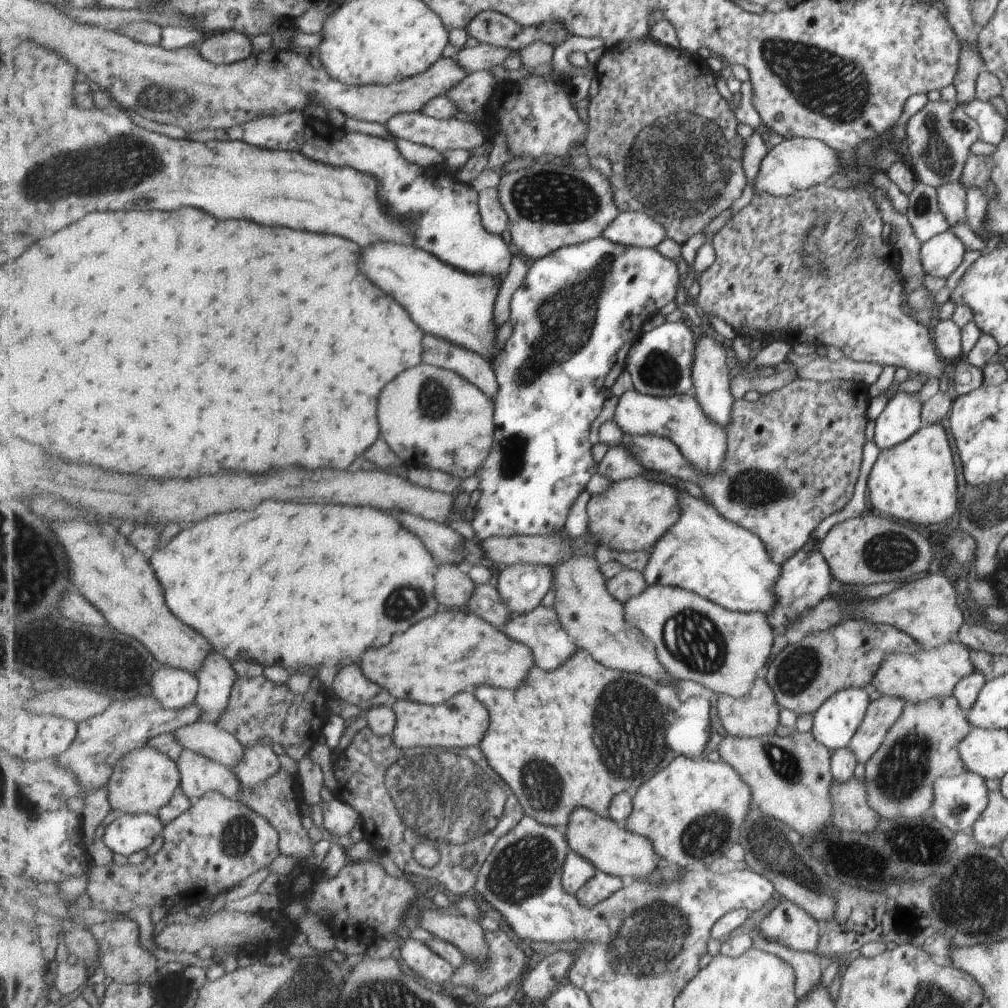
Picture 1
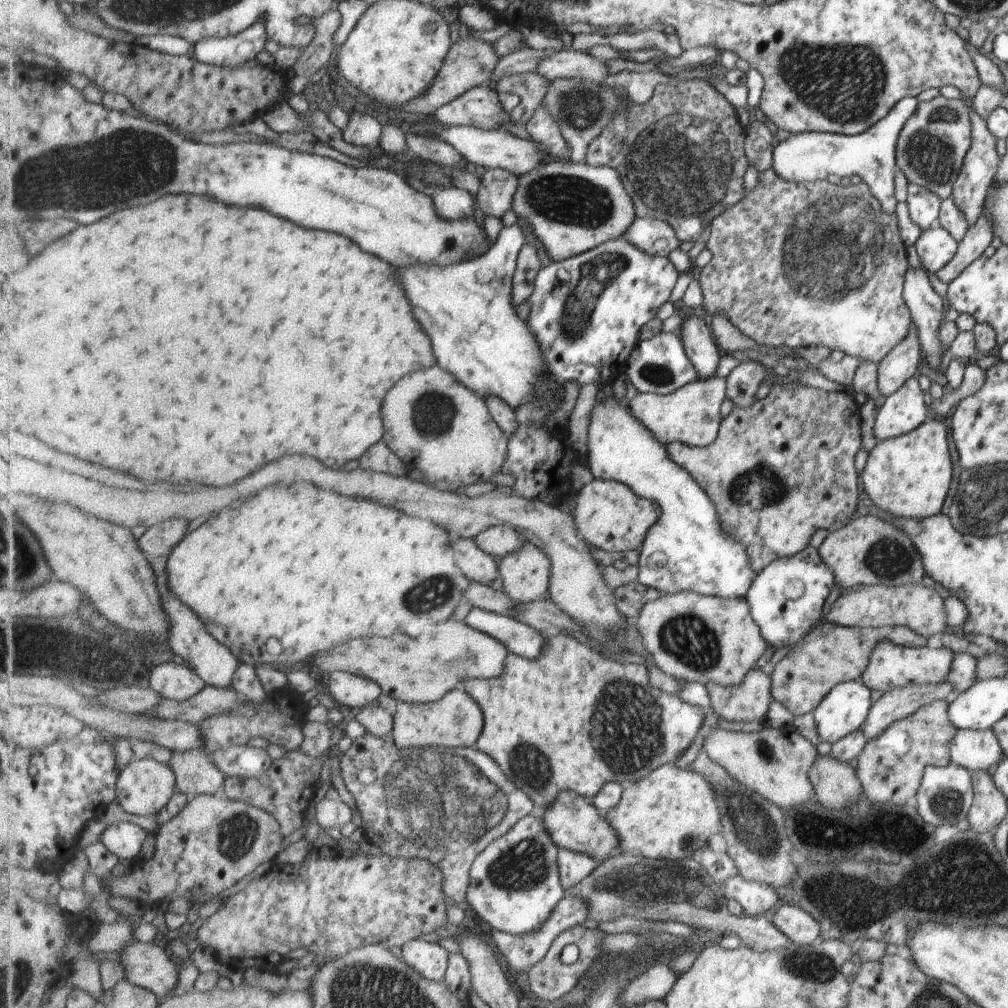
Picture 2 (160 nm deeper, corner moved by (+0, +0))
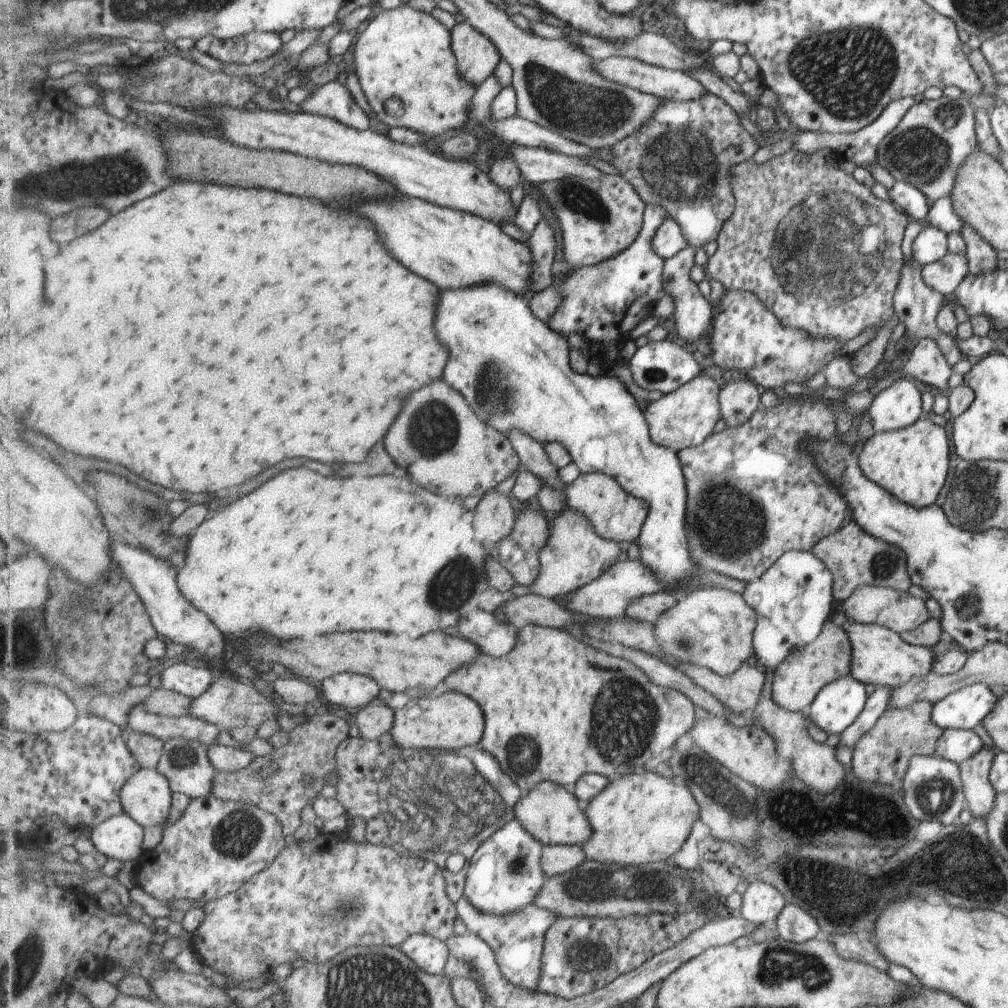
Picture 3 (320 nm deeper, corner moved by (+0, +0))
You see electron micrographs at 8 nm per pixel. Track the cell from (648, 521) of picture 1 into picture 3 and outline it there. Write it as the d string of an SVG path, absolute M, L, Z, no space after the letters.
M597 471L580 473L565 492L568 506L586 514L595 531L604 539L619 541L627 546L640 538L642 528L648 519L650 505L648 501L628 493L612 476Z

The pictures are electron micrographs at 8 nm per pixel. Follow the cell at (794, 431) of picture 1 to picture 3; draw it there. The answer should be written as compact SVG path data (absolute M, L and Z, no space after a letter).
M783 399L768 409L759 406L747 423L725 427L703 443L676 452L687 481L687 538L701 569L749 583L787 551L810 551L824 536L839 530L847 502L816 467L816 457L806 450L809 439L831 436L835 436L835 424L825 404L797 404Z

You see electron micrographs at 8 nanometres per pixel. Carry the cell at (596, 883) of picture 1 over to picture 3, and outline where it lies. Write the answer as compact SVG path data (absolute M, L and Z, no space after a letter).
M461 897L456 902L456 908L467 930L483 939L495 952L496 962L509 982L524 989L539 990L547 932L563 916L547 909L542 910L535 904L516 914L494 915L481 912L467 897Z

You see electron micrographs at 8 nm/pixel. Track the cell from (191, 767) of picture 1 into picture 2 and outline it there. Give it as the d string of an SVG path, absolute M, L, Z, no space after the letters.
M193 749L192 751L172 751L169 766L176 774L176 788L179 792L186 794L189 800L193 800L197 795L217 795L224 788L225 774L213 762L212 754L203 749Z

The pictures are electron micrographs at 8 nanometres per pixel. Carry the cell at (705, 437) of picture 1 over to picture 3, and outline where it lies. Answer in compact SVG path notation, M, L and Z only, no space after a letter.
M702 374L668 395L663 395L658 401L645 404L644 413L651 428L652 439L675 452L703 443L712 434L711 430L720 418L719 392L715 381Z

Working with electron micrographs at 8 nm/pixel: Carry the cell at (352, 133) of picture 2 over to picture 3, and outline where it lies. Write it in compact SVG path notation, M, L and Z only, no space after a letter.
M338 81L317 88L299 106L301 112L325 115L360 131L371 126L367 112L355 102L351 90Z

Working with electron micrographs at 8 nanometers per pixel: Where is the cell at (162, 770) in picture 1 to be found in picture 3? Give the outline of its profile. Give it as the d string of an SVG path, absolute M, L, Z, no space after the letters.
M142 768L123 787L125 810L140 825L165 826L172 815L172 785L156 768Z

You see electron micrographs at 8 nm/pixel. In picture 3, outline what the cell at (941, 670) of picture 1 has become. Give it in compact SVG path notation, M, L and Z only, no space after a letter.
M849 618L837 620L851 644L849 674L863 684L895 688L906 683L912 676L925 677L929 674L935 656L931 656L926 647L909 644L896 632L875 623L863 624Z

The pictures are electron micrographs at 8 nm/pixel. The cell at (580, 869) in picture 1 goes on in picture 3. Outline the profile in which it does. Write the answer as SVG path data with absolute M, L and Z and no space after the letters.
M544 845L542 868L547 877L554 877L575 870L587 860L579 845Z

